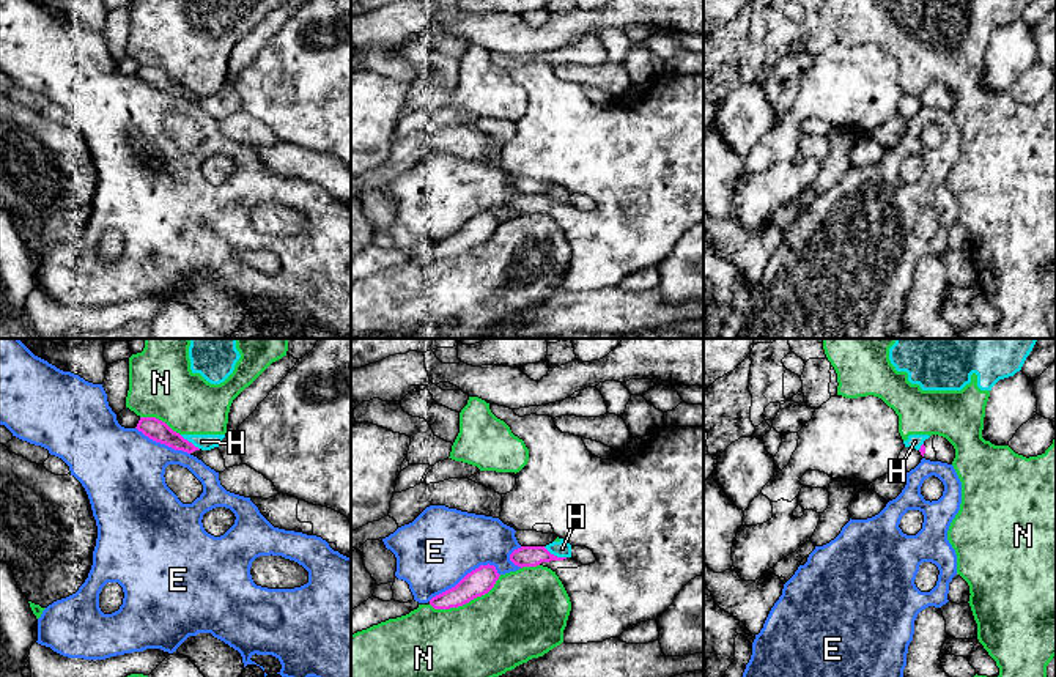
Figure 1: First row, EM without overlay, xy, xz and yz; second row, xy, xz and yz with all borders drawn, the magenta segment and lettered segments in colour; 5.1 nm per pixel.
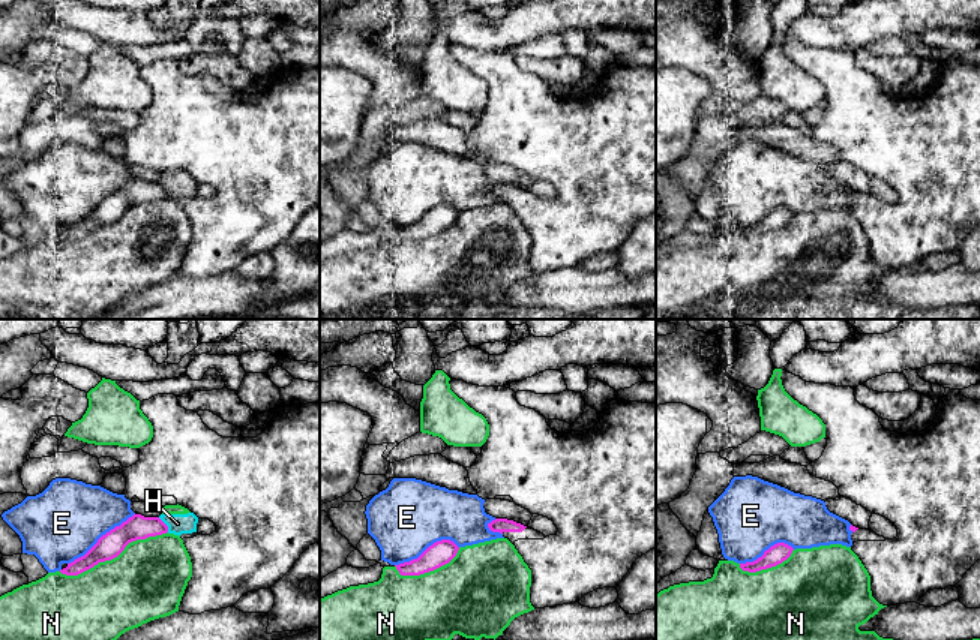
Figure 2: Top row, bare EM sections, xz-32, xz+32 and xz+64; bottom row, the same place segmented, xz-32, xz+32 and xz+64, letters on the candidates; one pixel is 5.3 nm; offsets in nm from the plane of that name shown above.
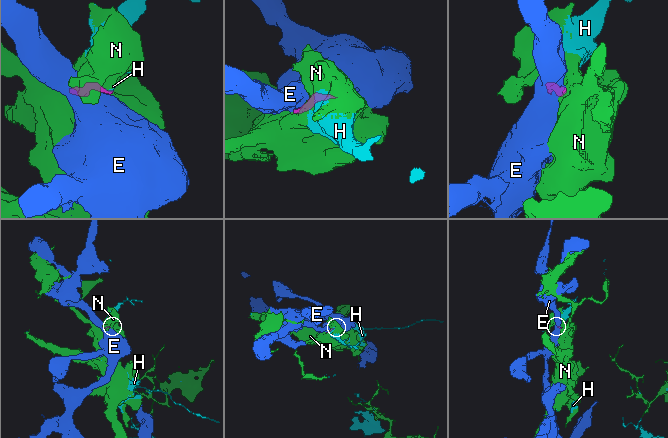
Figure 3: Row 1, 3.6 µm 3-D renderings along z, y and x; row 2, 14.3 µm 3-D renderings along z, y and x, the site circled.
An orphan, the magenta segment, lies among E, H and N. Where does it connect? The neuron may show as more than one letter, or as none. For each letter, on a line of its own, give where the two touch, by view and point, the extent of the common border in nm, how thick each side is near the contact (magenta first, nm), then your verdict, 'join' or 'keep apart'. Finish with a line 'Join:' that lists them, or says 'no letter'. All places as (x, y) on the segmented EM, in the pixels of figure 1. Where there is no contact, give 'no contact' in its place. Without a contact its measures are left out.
E: contact xz (466, 575); length 400 nm; calibres 140 and 380 nm; keep apart
H: contact xz (553, 554); length 130 nm; calibres 110 and 90 nm; keep apart
N: contact xz (466, 602); length 400 nm; calibres 140 and 400 nm; keep apart
Join: no letter

